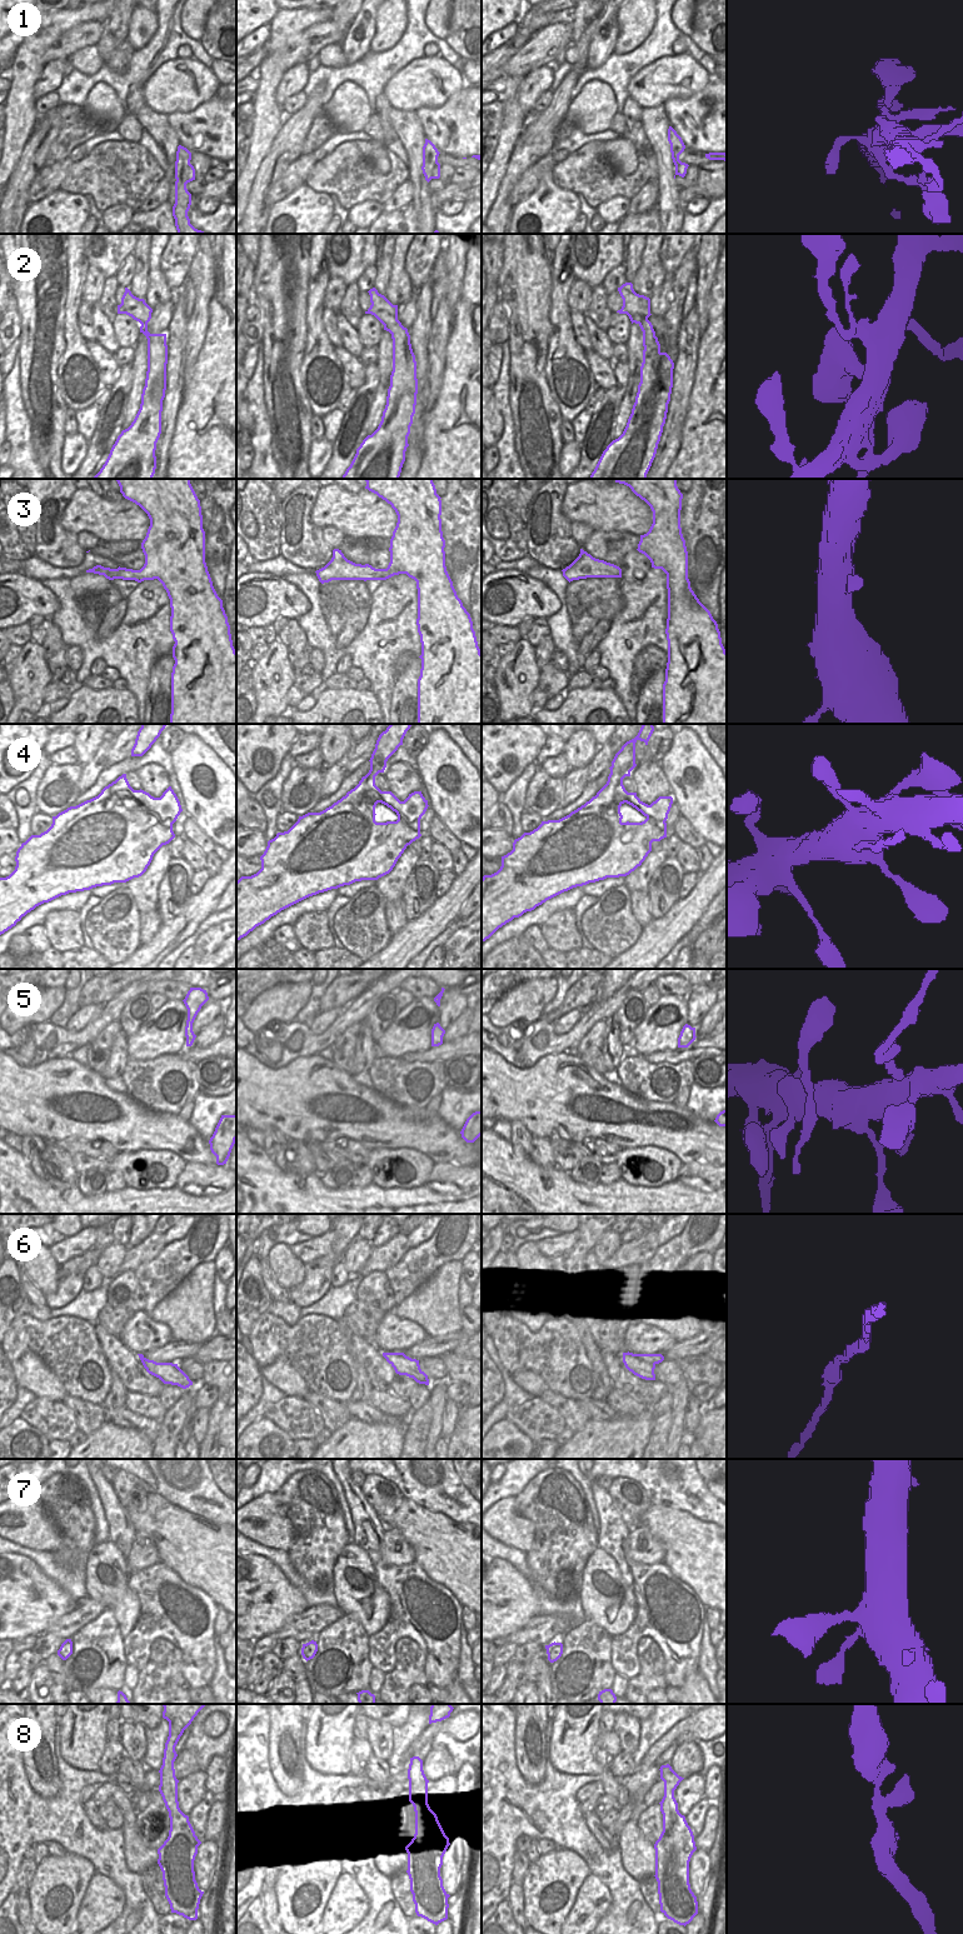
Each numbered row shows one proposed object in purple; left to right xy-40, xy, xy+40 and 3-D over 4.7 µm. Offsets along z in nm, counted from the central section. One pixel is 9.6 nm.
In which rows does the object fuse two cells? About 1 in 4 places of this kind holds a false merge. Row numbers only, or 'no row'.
2, 4, 5

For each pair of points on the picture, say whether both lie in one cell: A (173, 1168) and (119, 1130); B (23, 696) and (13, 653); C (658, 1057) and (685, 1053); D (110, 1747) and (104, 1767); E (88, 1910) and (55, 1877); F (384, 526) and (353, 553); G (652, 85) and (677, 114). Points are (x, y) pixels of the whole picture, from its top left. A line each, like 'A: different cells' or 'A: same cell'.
A: different cells
B: different cells
C: same cell
D: same cell
E: different cells
F: different cells
G: different cells

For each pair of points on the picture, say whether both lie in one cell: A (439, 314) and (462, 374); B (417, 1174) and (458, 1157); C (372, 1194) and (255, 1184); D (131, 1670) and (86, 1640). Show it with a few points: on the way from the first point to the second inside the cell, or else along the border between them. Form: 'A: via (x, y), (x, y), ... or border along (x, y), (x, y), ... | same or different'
A: border along (454, 315), (444, 366) | different
B: border along (409, 1147), (425, 1154), (434, 1163) | different
C: via (343, 1200), (284, 1200) | same
D: border along (128, 1664), (124, 1688) | different

